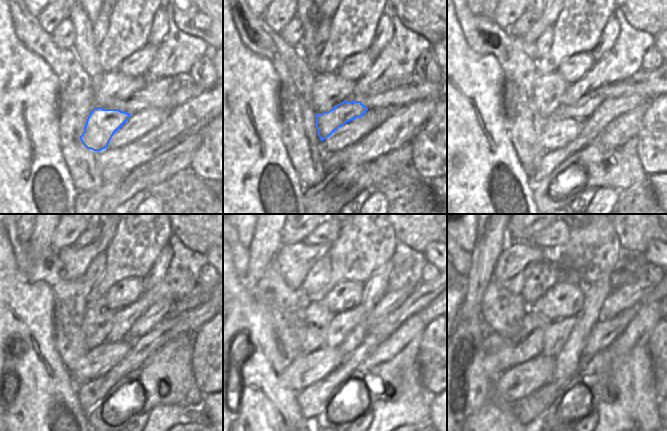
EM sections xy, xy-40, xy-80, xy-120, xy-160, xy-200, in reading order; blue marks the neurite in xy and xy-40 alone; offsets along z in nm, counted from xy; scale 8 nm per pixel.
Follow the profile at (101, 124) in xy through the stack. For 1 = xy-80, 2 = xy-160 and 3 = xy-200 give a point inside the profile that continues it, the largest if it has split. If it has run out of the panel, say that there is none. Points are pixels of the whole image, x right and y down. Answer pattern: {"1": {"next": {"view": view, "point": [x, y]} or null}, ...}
{"1": {"next": {"view": "xy-80", "point": [581, 110]}}, "2": {"next": {"view": "xy-160", "point": [392, 300]}}, "3": {"next": {"view": "xy-200", "point": [627, 296]}}}

